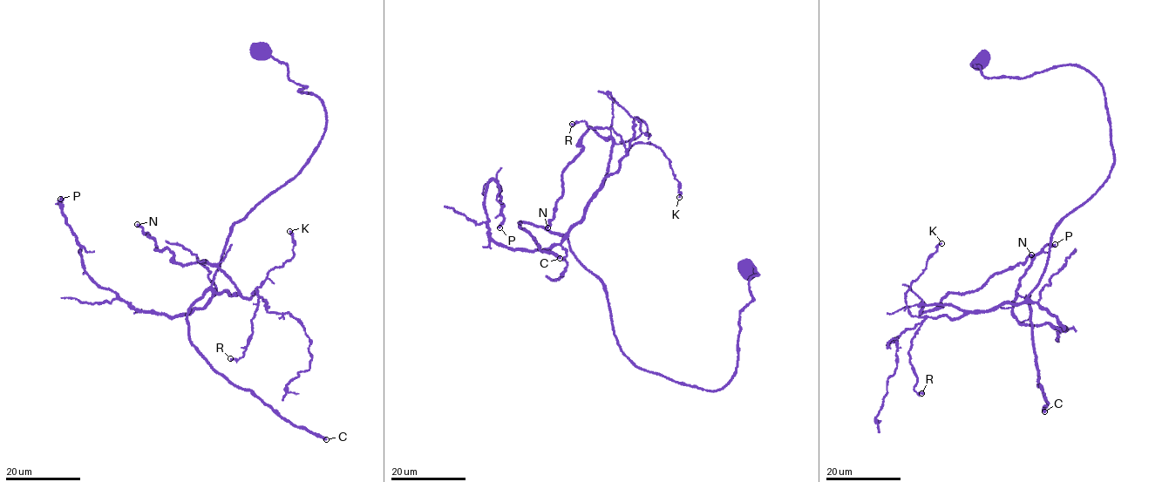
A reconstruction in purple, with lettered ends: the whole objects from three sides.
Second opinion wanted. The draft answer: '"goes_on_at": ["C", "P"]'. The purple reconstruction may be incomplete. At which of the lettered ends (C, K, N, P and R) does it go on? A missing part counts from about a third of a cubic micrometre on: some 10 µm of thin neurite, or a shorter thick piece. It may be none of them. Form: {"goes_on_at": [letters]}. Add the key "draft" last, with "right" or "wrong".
{"goes_on_at": ["C", "P"], "draft": "right"}

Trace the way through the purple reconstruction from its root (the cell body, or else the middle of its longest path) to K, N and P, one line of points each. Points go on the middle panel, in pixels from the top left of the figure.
K: (744, 268), (724, 386), (624, 355), (567, 237), (637, 143), (663, 152), (679, 197)
N: (744, 268), (736, 373), (704, 390), (624, 355), (569, 249), (609, 138), (582, 135), (547, 227)
P: (744, 268), (736, 373), (713, 390), (624, 355), (566, 236), (493, 241), (492, 179), (499, 227)

